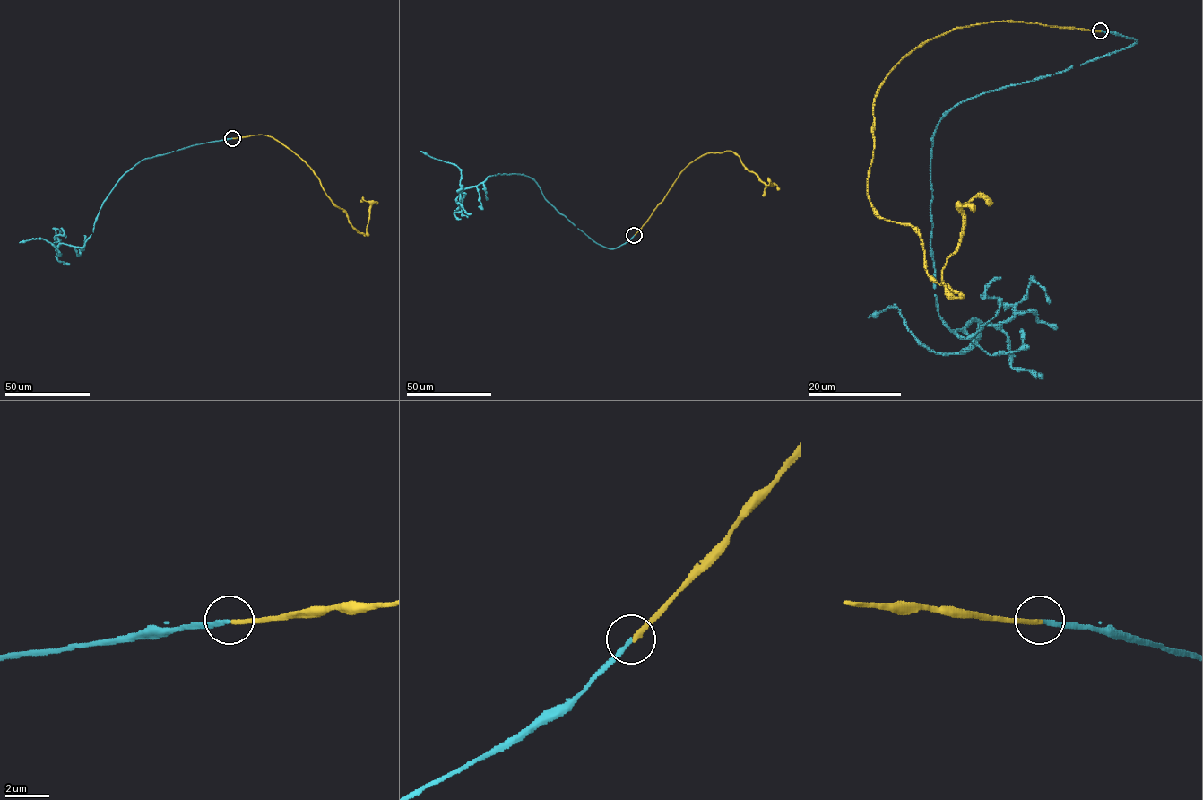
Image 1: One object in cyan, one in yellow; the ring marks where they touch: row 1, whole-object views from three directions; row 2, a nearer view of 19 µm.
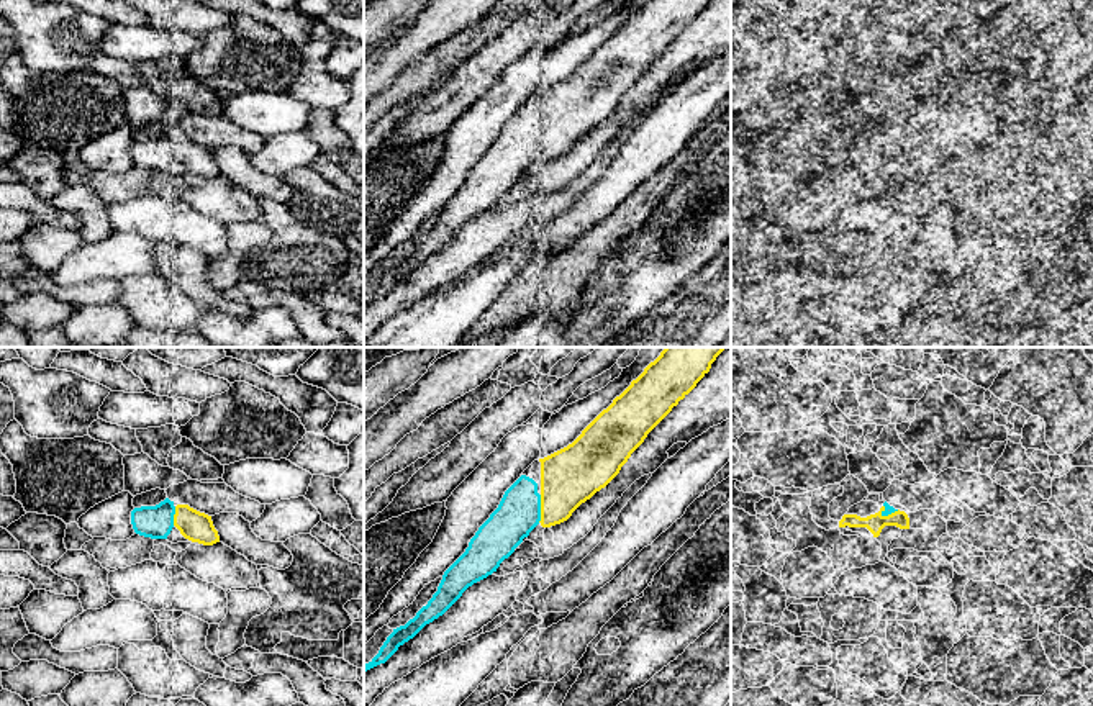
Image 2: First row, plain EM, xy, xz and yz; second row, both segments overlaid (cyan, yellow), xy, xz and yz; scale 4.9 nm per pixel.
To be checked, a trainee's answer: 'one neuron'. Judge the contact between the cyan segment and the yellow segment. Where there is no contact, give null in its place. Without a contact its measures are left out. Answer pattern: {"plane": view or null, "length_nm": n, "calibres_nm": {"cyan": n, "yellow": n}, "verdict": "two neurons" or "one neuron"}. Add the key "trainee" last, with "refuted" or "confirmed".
{"plane": "xz", "length_nm": 140, "calibres_nm": {"cyan": 220, "yellow": 280}, "verdict": "one neuron", "trainee": "confirmed"}

